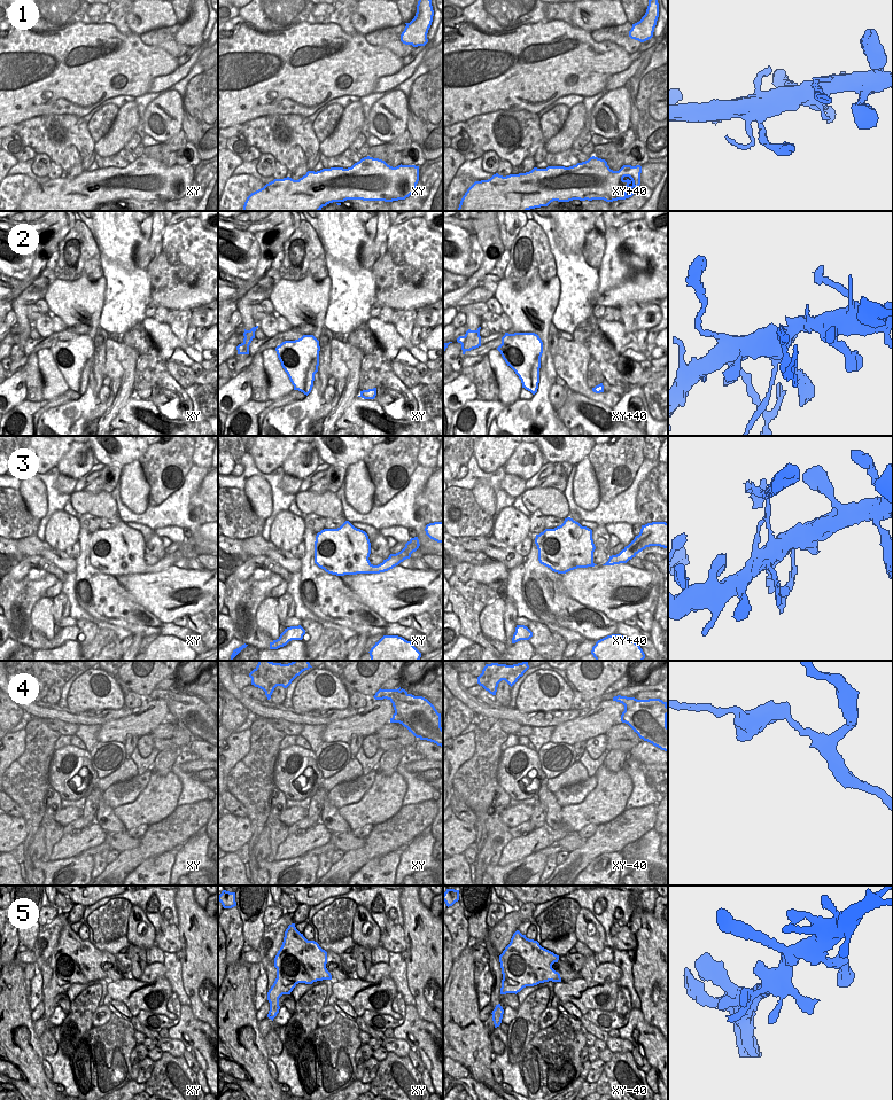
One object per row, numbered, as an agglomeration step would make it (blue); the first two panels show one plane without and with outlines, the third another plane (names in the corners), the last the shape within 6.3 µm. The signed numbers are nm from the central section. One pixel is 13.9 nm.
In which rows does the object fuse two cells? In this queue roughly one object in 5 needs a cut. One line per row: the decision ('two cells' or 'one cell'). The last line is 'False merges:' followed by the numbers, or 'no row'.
1: one cell
2: one cell
3: one cell
4: one cell
5: one cell
False merges: no row

